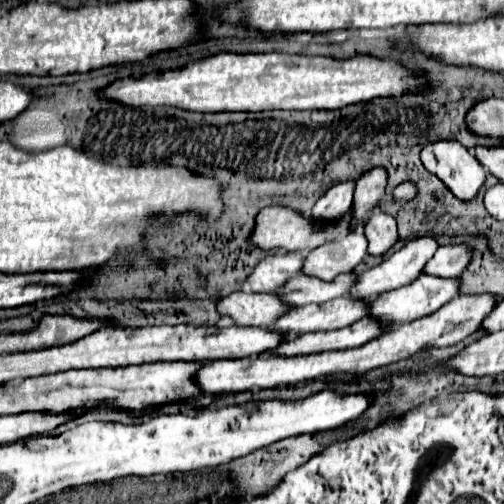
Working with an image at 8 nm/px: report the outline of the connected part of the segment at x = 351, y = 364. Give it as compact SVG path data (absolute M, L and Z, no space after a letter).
M458 294L454 300L444 304L434 314L424 318L396 324L386 336L370 340L368 344L356 350L338 350L338 352L320 352L308 356L258 356L258 358L240 358L240 360L216 360L208 362L200 370L200 386L204 394L222 394L222 392L242 392L256 388L274 388L274 386L296 386L302 382L310 382L316 378L332 376L332 374L364 374L368 370L394 364L398 360L414 356L424 348L446 348L462 342L470 334L474 334L482 320L496 308L500 296L496 294Z

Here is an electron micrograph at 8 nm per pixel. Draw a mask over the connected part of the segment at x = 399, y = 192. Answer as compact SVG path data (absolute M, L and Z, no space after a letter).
M412 180L400 182L398 186L394 186L392 190L392 198L394 200L412 200L418 194L418 186Z

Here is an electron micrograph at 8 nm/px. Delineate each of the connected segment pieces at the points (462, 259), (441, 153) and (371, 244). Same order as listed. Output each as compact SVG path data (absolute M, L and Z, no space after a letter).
M468 244L440 246L436 256L424 266L424 272L434 276L460 276L472 264L474 250Z
M456 140L426 144L420 160L424 168L436 174L460 200L472 200L486 176L482 164Z
M376 210L368 222L364 224L364 234L368 238L368 254L372 256L382 256L386 254L394 242L398 240L398 232L396 232L396 218L392 218L390 214Z

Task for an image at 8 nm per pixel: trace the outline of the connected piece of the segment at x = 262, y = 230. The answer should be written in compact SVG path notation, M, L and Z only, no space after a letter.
M270 206L270 208L262 208L256 216L256 222L254 222L254 228L252 228L252 234L248 236L248 242L260 250L282 250L282 252L290 252L290 250L314 250L326 242L332 242L336 240L340 234L348 234L348 228L352 224L352 208L328 222L328 220L316 220L312 216L306 216L306 214L300 214L298 210L292 210L292 208L286 208L286 206Z

